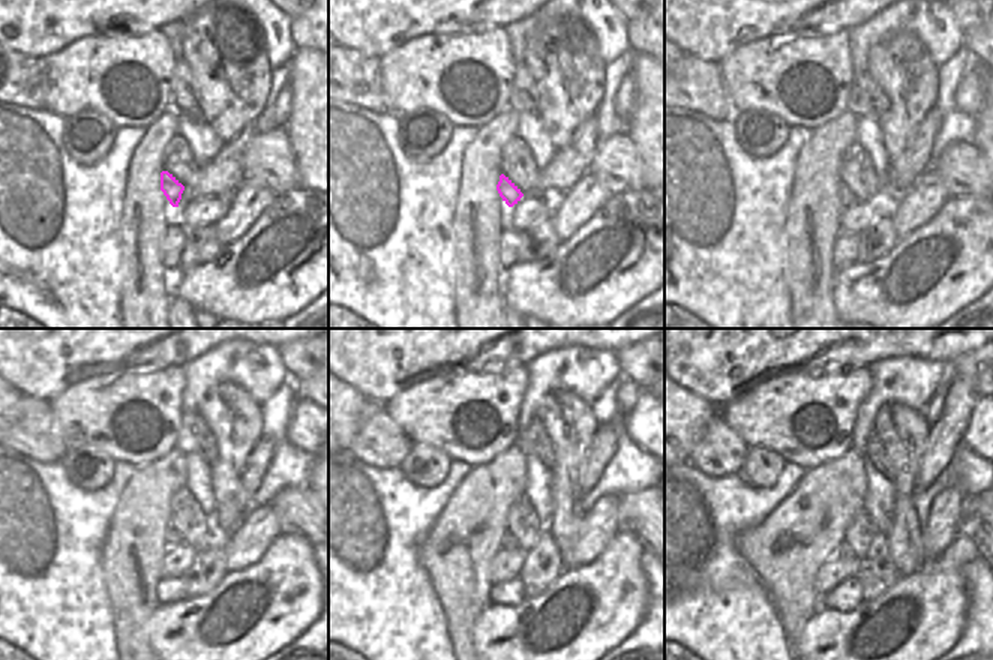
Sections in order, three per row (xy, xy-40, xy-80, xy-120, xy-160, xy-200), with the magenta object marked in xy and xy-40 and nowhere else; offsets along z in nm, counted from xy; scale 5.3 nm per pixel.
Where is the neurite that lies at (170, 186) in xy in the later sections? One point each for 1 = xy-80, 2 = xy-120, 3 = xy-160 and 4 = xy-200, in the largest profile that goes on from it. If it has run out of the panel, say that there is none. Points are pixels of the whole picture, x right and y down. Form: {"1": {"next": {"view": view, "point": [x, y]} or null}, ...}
{"1": {"next": {"view": "xy-80", "point": [846, 198]}}, "2": {"next": {"view": "xy-120", "point": [171, 537]}}, "3": {"next": {"view": "xy-160", "point": [509, 542]}}, "4": {"next": {"view": "xy-200", "point": [842, 552]}}}

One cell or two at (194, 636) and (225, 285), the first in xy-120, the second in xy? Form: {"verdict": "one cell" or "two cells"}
{"verdict": "one cell"}

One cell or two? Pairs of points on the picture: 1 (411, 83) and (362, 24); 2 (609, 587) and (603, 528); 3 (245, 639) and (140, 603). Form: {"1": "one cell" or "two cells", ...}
{"1": "two cells", "2": "two cells", "3": "two cells"}

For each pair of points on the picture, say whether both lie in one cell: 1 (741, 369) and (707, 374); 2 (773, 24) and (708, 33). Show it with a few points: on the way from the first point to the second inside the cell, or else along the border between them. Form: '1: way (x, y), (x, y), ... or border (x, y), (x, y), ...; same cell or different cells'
1: way (732, 371), (716, 371); same cell
2: way (756, 24), (725, 24); same cell

